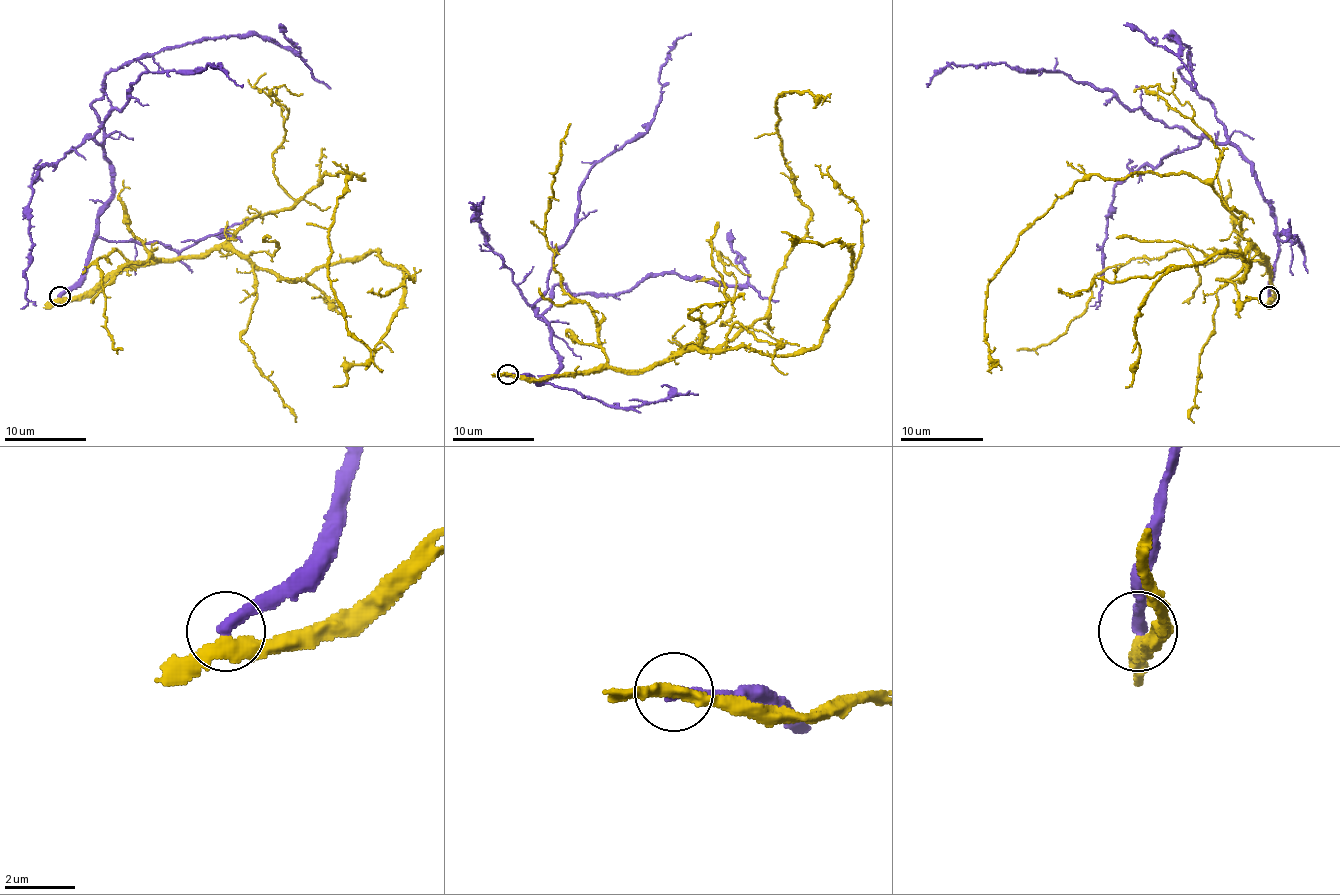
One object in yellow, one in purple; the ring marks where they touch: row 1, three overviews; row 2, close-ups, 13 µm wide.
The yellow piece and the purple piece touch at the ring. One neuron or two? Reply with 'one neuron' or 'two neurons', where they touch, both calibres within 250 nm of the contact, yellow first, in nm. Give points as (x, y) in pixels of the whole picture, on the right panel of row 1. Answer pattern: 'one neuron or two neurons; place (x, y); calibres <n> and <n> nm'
two neurons; place (1269, 296); calibres 360 and 360 nm

